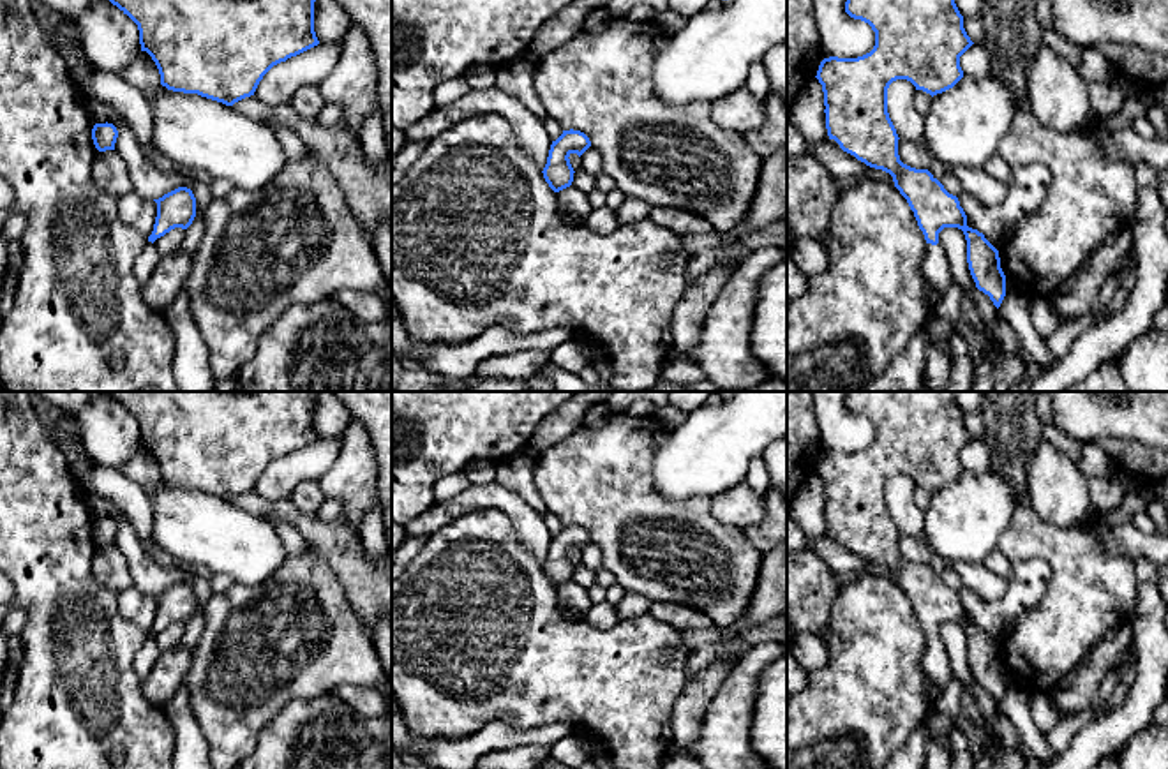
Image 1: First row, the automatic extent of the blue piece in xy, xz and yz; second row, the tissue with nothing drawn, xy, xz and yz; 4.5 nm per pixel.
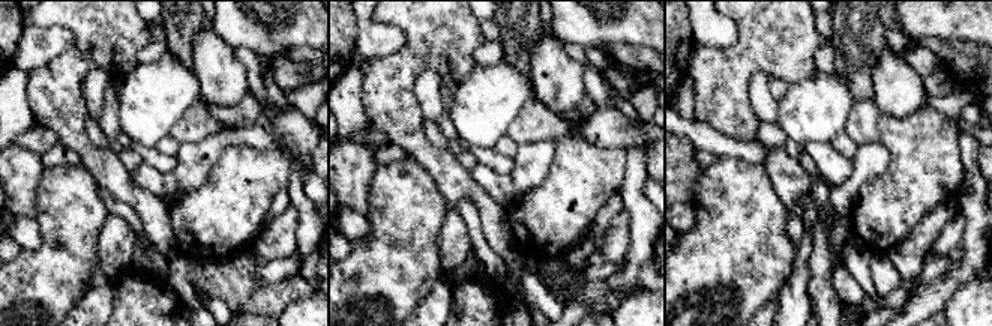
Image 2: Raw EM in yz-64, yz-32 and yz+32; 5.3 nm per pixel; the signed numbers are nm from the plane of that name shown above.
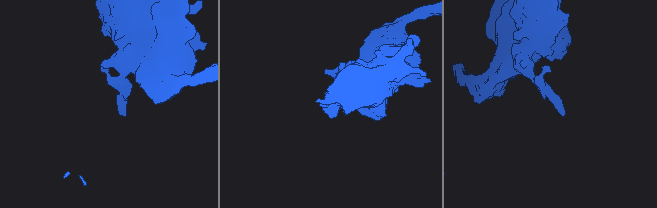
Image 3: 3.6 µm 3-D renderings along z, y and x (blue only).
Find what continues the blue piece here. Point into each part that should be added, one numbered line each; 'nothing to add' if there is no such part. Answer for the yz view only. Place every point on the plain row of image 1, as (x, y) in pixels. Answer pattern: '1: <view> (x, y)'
1: yz (935, 665)

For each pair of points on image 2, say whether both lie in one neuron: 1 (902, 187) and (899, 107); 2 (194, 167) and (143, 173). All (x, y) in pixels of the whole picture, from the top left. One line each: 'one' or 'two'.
1: two
2: one

